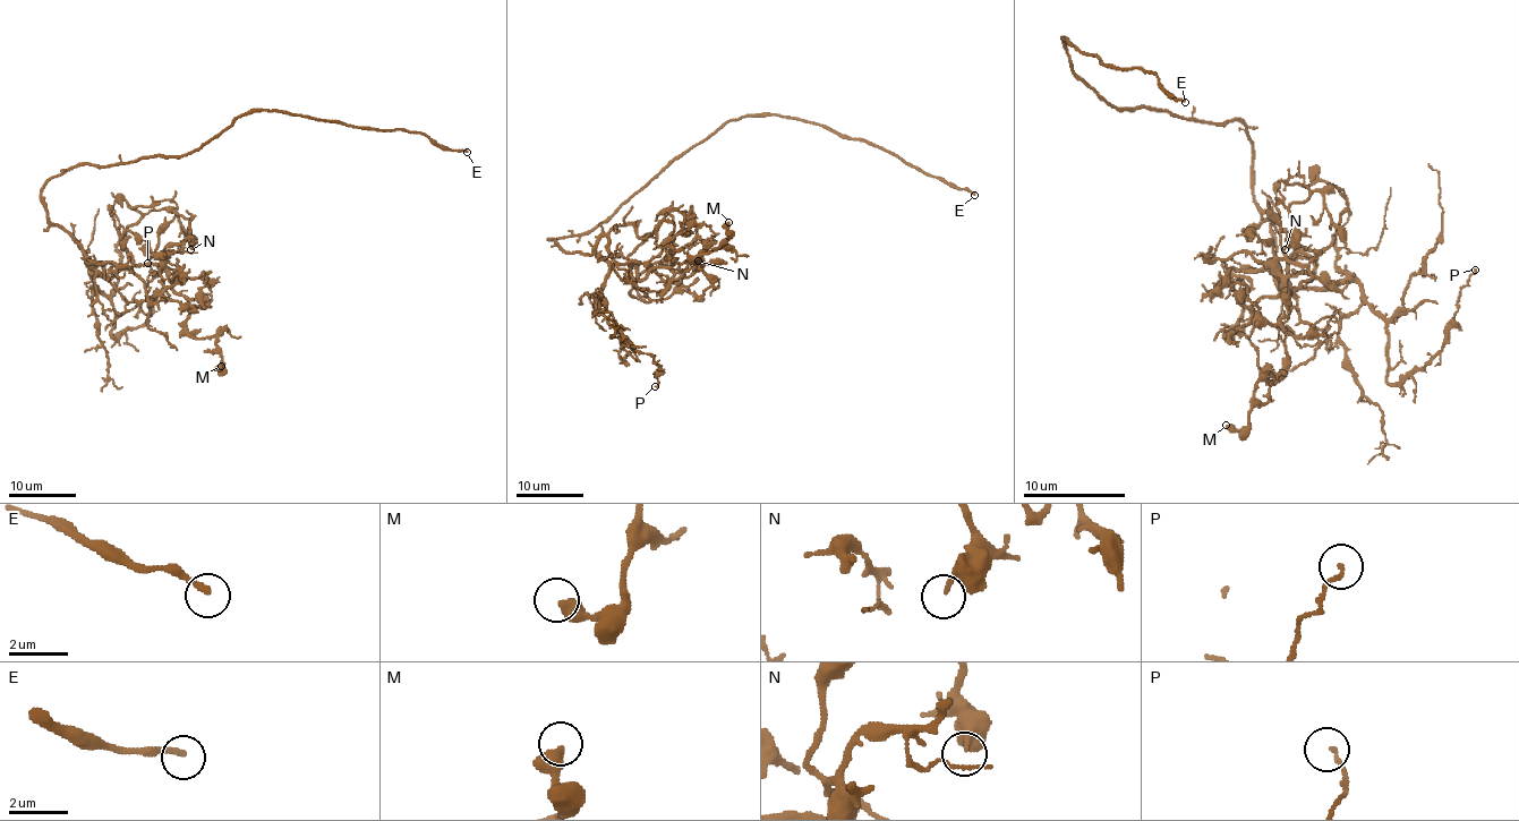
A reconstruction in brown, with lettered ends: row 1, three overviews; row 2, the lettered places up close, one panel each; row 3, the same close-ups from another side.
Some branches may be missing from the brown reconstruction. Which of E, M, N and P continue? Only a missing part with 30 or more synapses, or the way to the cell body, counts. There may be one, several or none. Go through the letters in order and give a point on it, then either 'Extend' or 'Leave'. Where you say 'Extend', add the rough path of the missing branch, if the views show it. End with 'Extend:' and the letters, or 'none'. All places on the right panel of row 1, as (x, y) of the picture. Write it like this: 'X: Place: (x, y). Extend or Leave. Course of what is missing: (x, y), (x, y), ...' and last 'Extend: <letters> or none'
E: Place: (1185, 102). Extend. Course of what is missing: (1185, 102), (1187, 122), (1179, 135), (1185, 139)
M: Place: (1226, 425). Leave
N: Place: (1285, 249). Leave
P: Place: (1475, 270). Leave
Extend: E

